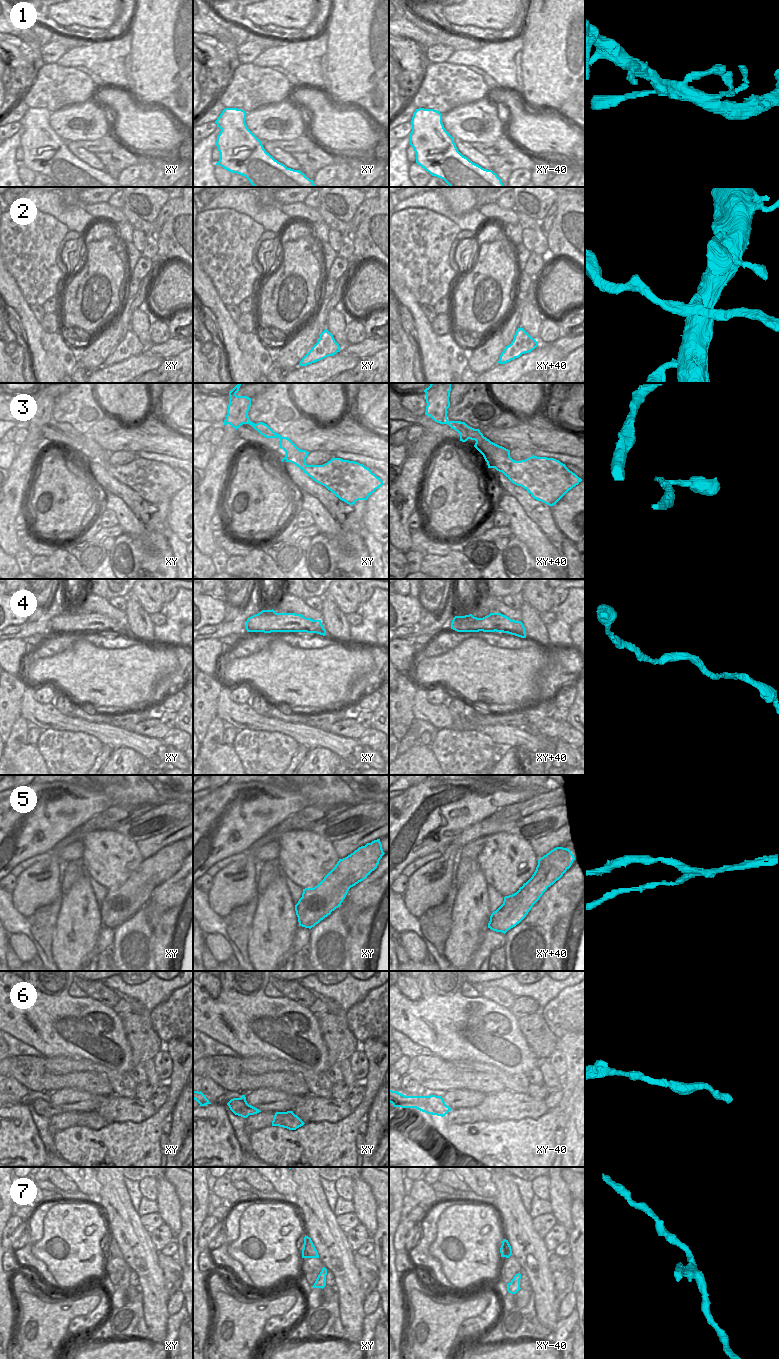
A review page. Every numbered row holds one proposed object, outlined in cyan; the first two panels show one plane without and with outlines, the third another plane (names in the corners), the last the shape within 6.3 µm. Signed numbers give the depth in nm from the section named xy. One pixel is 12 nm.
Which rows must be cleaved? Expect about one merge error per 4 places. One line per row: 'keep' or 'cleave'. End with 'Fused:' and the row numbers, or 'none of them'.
1: keep
2: cleave
3: cleave
4: keep
5: cleave
6: keep
7: keep
Fused: 2, 3, 5

